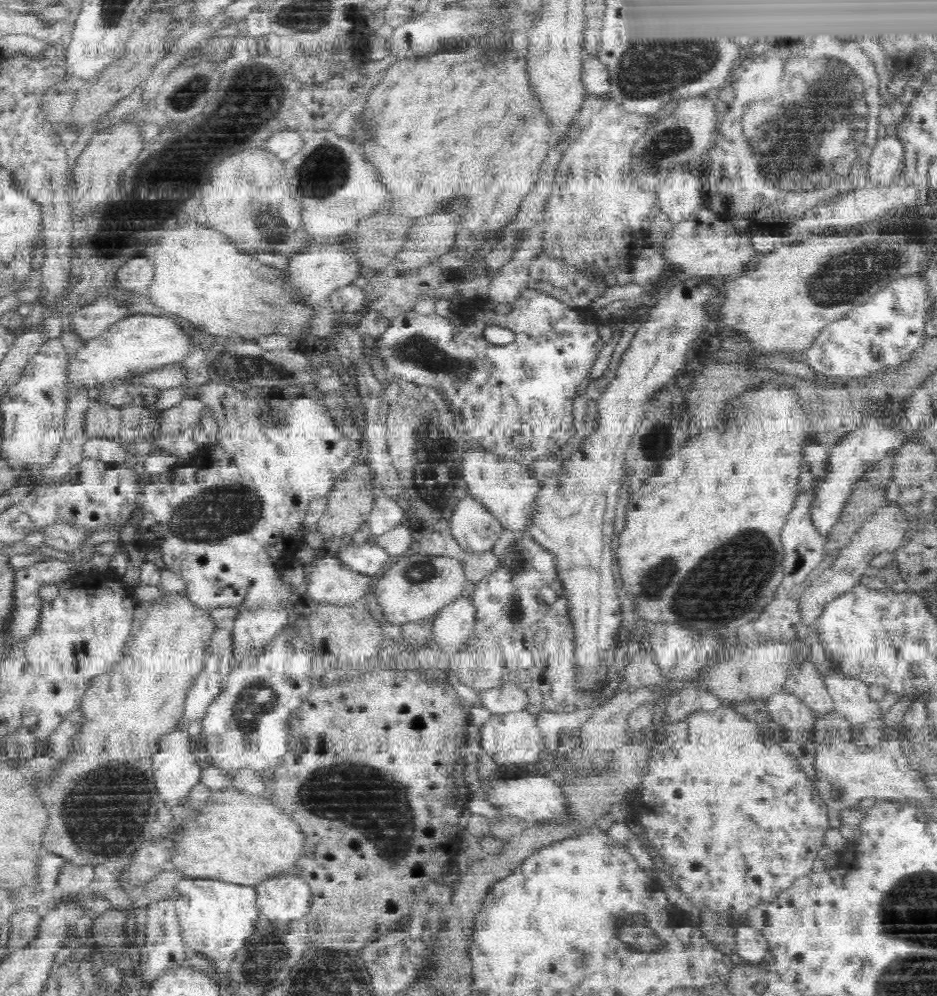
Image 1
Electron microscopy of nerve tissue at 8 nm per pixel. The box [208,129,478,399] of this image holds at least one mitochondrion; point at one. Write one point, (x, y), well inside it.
(415, 349)

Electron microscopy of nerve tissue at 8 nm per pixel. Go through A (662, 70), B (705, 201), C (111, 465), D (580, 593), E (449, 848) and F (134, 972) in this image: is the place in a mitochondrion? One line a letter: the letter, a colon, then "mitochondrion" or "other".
A: mitochondrion
B: other
C: other
D: other
E: other
F: other

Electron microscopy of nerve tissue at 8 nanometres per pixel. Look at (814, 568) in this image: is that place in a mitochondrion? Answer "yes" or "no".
no

